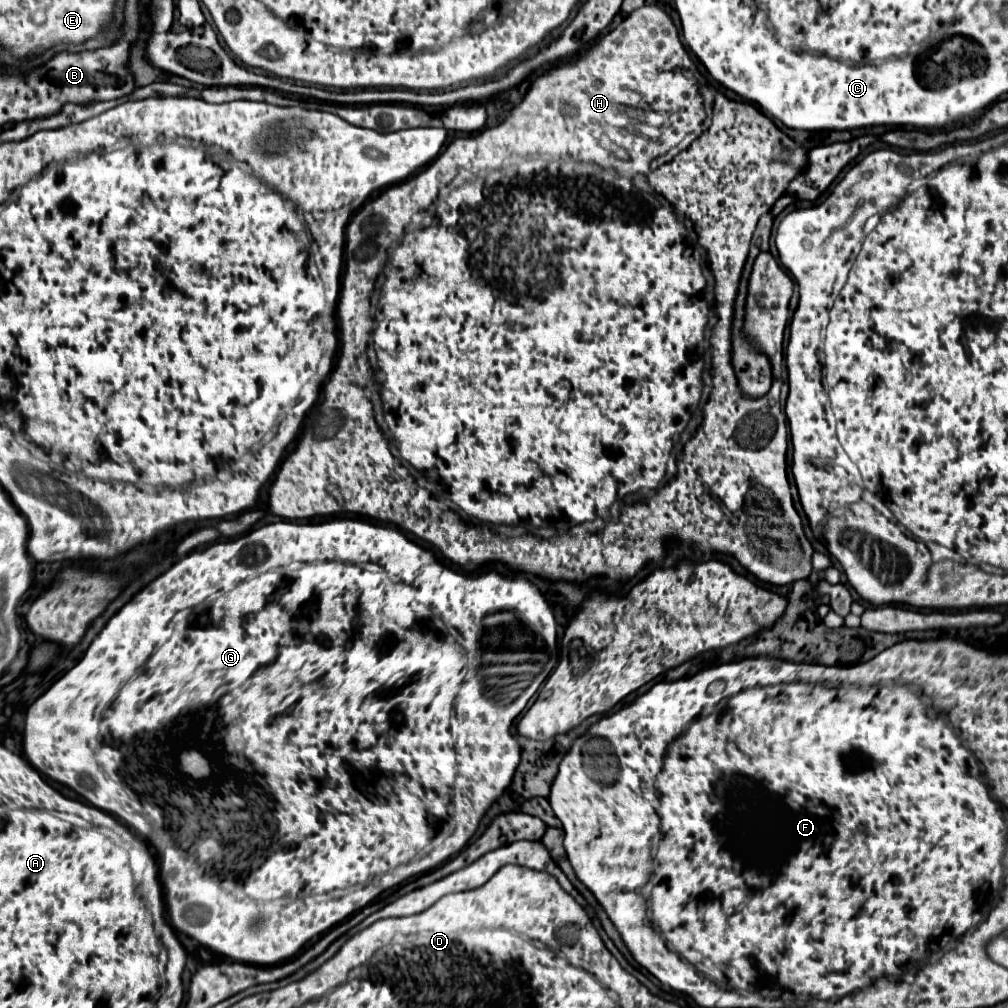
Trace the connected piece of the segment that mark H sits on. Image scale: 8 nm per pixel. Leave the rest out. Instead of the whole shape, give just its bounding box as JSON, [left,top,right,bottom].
[269,6,813,584]

